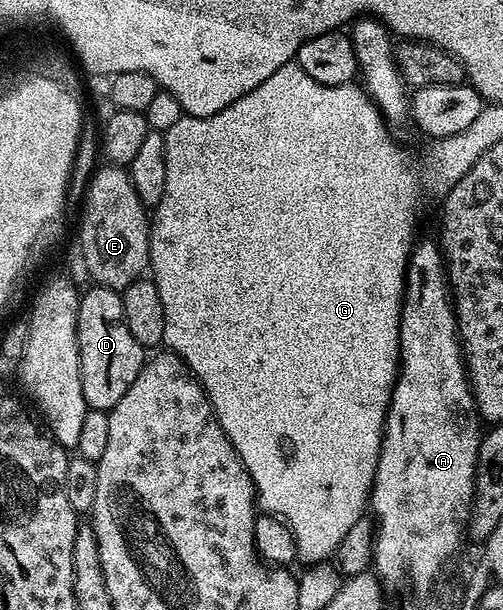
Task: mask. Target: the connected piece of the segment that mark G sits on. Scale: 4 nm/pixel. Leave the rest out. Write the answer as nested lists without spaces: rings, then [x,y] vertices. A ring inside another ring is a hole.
[[[295,62],[279,66],[279,70],[275,70],[275,74],[271,74],[271,78],[267,78],[267,82],[259,82],[259,86],[255,86],[255,90],[251,90],[240,96],[235,102],[231,102],[231,106],[219,110],[219,114],[210,116],[181,114],[178,117],[178,120],[163,132],[165,161],[167,162],[167,187],[163,189],[163,198],[157,203],[149,225],[148,271],[159,290],[159,298],[163,301],[163,318],[165,319],[163,344],[168,351],[178,356],[187,365],[189,371],[197,377],[201,389],[207,394],[209,405],[213,407],[213,413],[217,416],[219,426],[227,434],[231,446],[235,446],[247,474],[253,479],[253,489],[257,491],[258,509],[271,516],[280,516],[289,525],[295,538],[297,560],[300,563],[303,562],[302,565],[319,564],[328,561],[336,553],[337,547],[347,535],[347,530],[350,530],[355,522],[359,522],[367,512],[369,492],[373,488],[377,459],[381,453],[381,439],[385,433],[385,416],[389,412],[389,403],[393,397],[393,387],[397,384],[397,373],[401,363],[401,339],[399,338],[401,301],[405,298],[405,272],[409,269],[409,254],[415,247],[413,235],[417,232],[417,203],[421,200],[421,176],[417,173],[416,166],[409,164],[408,154],[393,141],[393,136],[389,133],[390,125],[360,83],[323,86],[323,82],[315,82],[315,78],[311,78],[311,74],[307,74],[307,70],[303,70]]]

